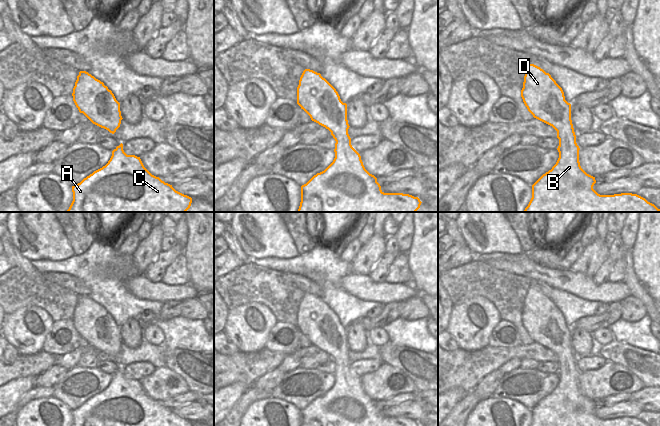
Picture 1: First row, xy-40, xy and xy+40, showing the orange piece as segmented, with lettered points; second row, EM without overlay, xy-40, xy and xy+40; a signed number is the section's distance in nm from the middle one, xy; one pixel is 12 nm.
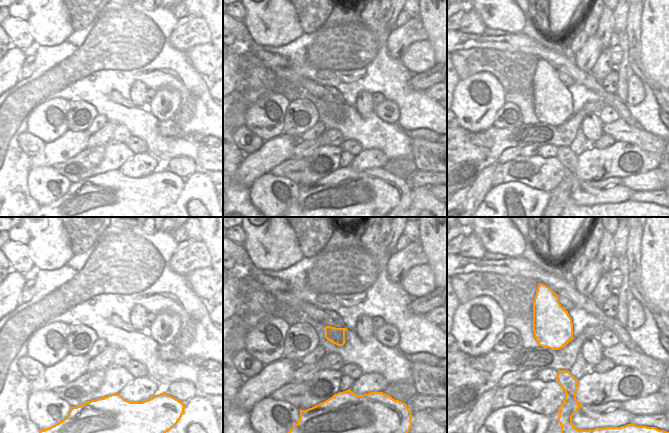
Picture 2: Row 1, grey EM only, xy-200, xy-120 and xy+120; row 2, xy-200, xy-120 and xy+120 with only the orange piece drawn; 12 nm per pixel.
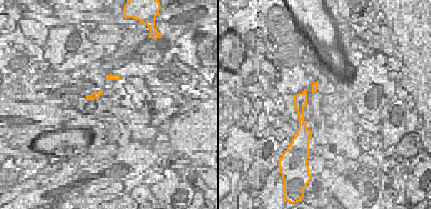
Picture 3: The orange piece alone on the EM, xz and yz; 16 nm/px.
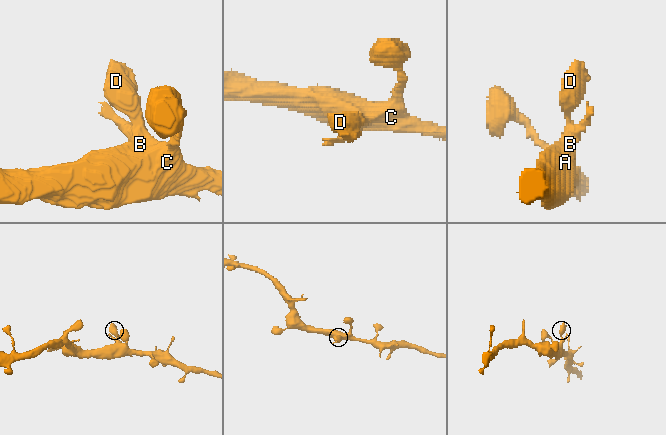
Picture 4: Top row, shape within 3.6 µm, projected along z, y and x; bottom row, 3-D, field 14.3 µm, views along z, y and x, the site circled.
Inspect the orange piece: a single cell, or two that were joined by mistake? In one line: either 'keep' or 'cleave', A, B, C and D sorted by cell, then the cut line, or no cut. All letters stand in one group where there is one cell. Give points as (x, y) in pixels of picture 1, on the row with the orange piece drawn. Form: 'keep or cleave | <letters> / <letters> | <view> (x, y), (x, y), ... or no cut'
keep | A B C D | no cut

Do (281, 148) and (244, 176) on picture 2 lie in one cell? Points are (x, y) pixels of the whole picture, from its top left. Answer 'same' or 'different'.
same

